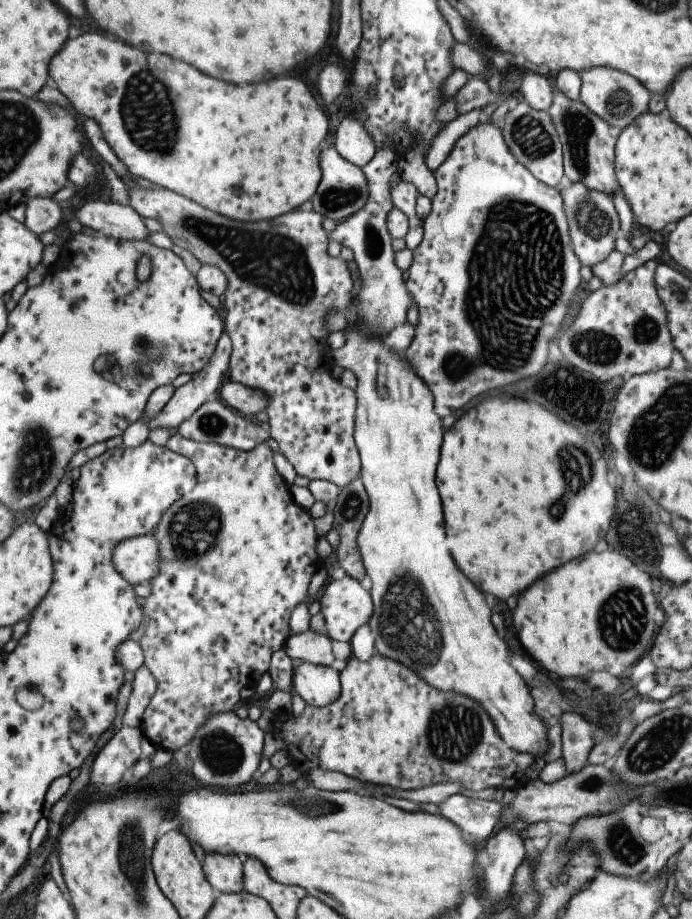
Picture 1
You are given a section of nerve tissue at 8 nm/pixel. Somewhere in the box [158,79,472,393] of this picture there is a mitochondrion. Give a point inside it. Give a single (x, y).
(274, 261)

